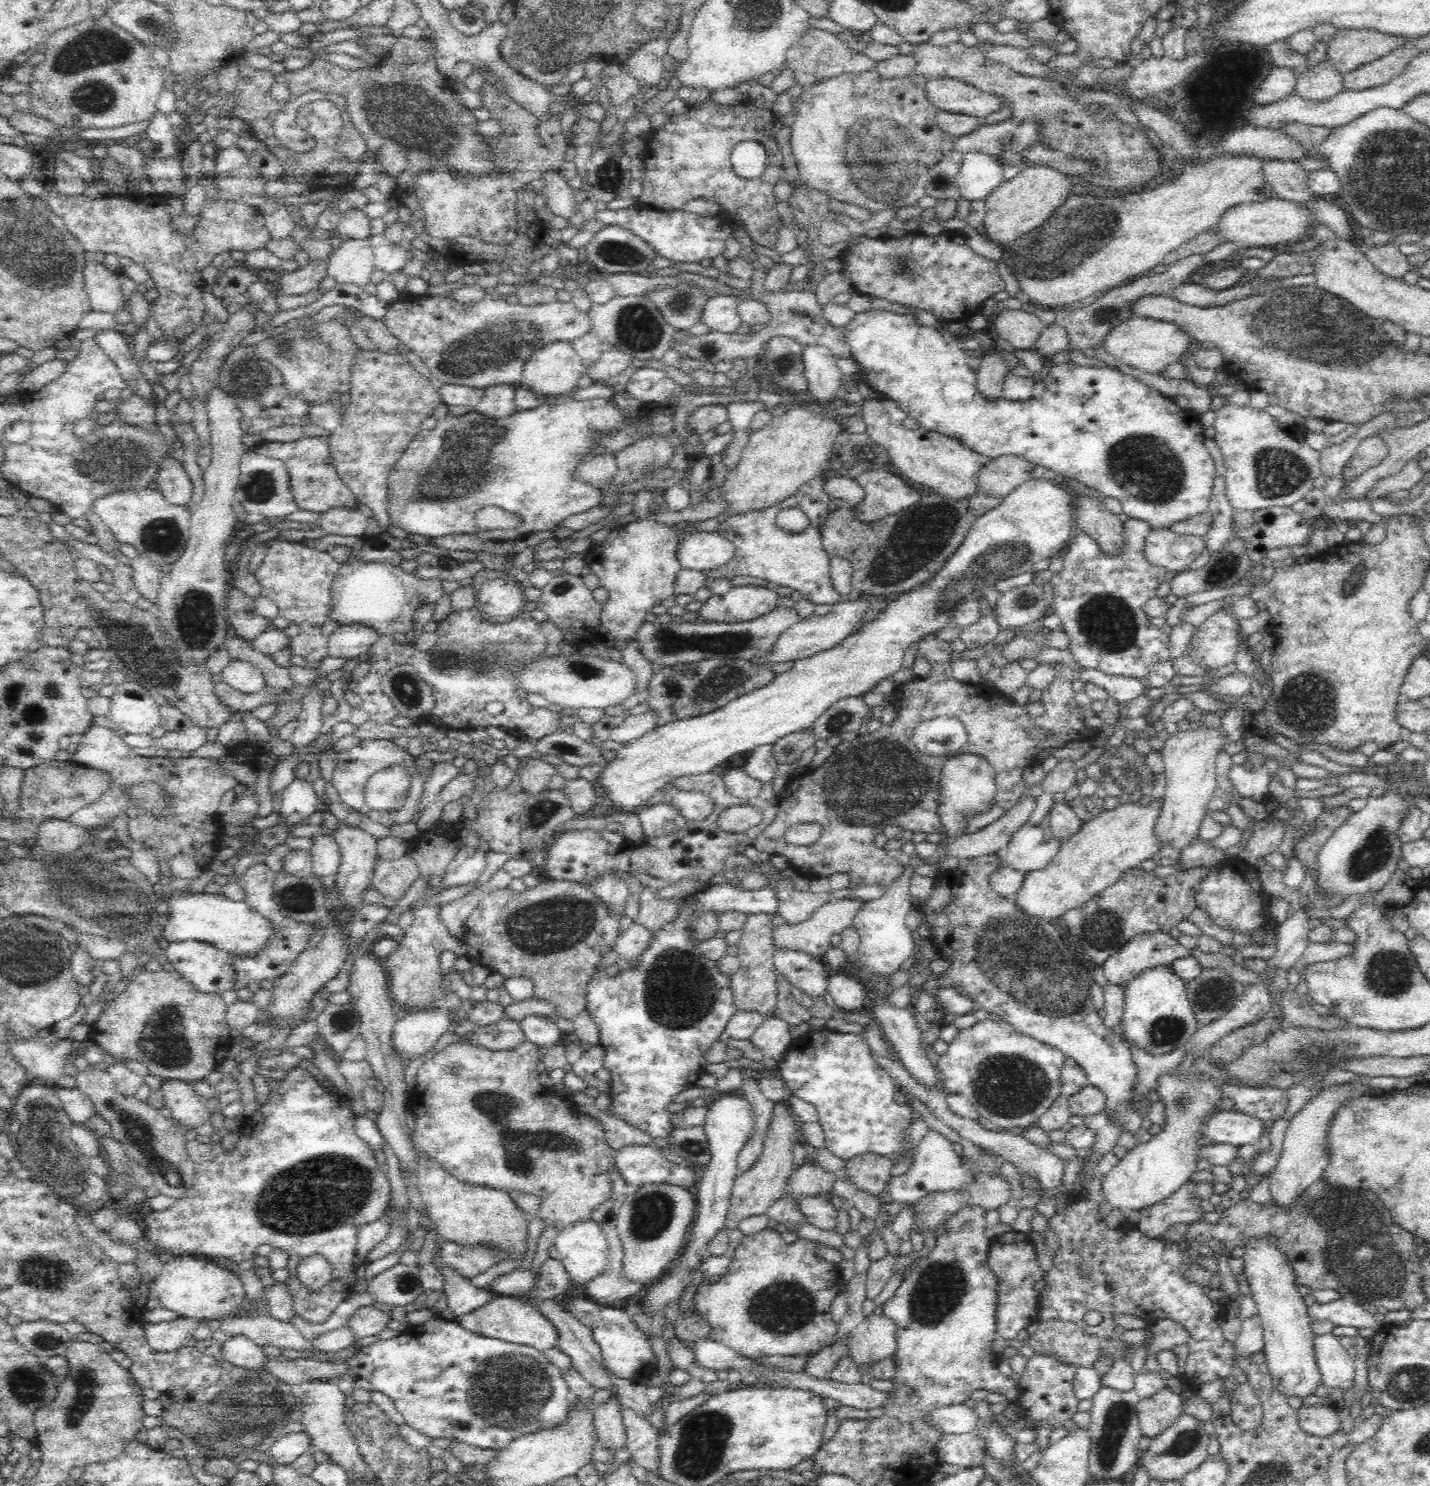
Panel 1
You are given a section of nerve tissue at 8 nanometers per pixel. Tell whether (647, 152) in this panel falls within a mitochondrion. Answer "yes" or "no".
no

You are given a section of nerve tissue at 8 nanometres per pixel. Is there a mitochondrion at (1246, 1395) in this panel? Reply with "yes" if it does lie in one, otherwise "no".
no

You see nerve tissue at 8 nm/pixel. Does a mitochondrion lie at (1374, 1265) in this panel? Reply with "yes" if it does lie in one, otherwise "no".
yes

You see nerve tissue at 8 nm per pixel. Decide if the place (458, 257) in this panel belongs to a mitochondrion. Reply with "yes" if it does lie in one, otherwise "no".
no

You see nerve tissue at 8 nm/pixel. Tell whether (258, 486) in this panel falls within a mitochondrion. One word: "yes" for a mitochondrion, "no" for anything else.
yes

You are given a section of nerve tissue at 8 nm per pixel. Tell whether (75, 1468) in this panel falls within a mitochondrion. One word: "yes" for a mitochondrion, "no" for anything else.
no

